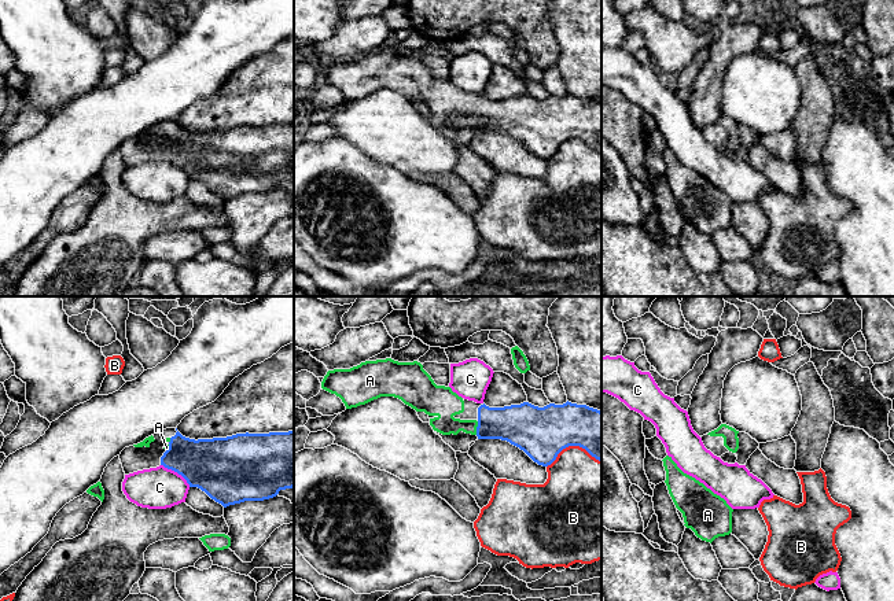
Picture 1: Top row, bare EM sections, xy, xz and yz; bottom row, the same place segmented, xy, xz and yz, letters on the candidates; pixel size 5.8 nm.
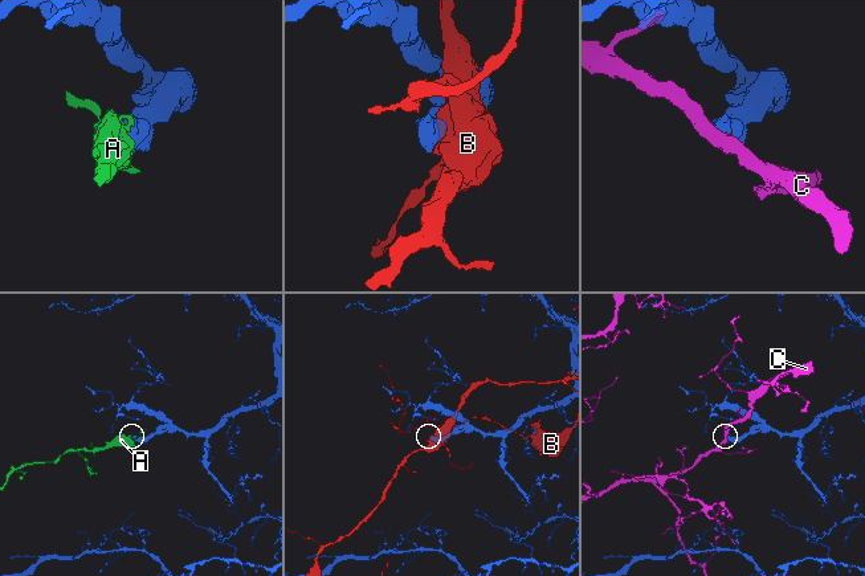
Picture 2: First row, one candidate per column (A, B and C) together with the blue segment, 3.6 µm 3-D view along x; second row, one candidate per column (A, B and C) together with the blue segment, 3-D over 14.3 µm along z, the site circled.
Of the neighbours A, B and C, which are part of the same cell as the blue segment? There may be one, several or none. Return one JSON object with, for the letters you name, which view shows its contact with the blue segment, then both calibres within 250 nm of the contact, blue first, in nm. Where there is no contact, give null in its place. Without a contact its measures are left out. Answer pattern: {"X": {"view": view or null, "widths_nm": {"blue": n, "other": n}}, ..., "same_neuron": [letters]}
{"A": {"view": "xz", "widths_nm": {"blue": 240, "other": 170}}, "same_neuron": ["A"]}

